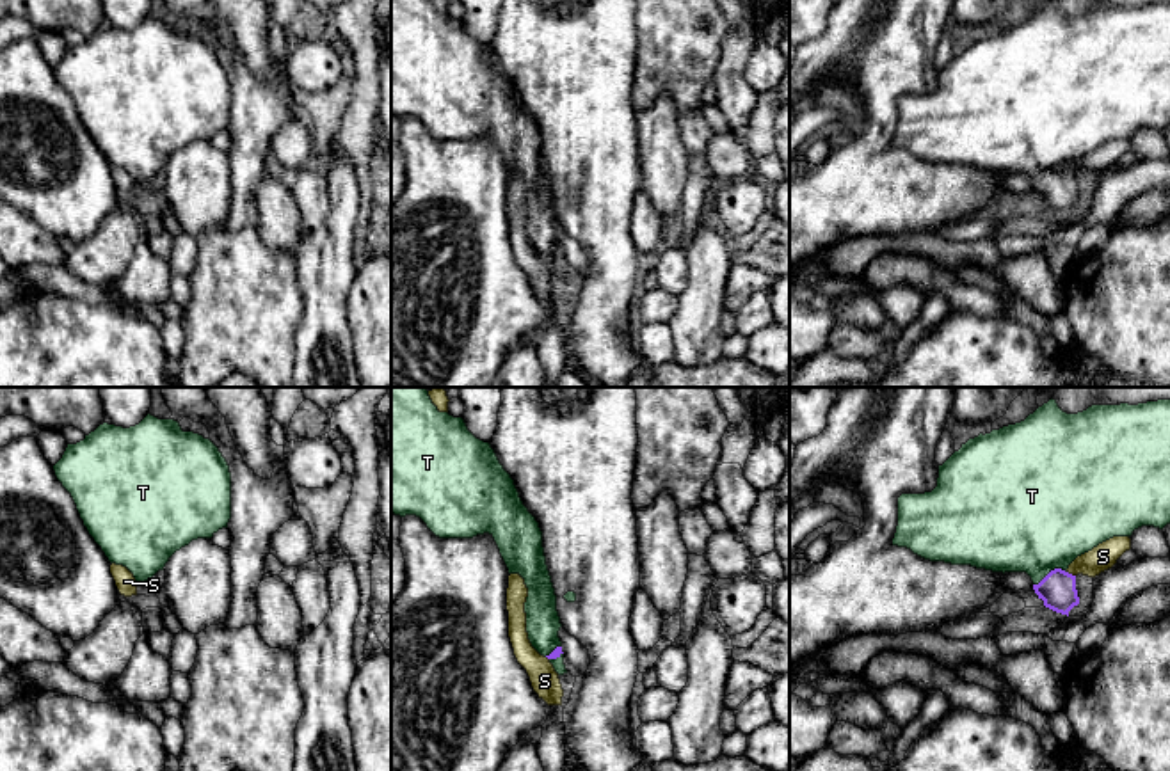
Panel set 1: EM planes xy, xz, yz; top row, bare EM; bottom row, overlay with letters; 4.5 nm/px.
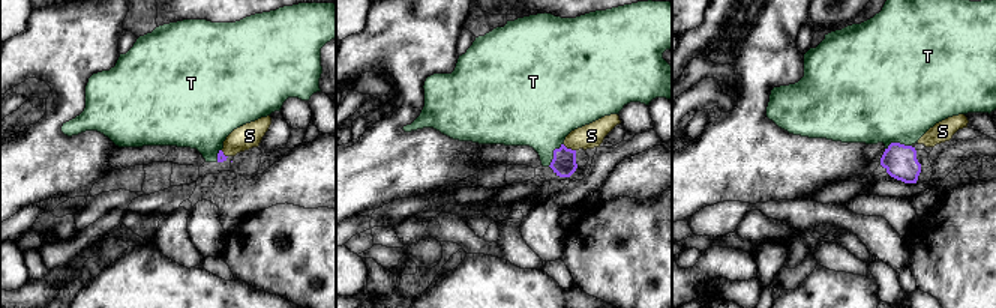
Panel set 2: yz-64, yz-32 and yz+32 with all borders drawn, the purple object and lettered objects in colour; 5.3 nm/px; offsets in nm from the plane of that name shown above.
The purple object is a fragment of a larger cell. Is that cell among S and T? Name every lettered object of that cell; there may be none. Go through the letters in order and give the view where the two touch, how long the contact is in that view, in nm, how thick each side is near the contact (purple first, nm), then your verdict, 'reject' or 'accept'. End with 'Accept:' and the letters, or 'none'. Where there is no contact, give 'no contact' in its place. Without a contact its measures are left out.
S: yz | 50 nm | 160/120 nm | reject
T: yz | 170 nm | 160/500 nm | accept
Accept: T

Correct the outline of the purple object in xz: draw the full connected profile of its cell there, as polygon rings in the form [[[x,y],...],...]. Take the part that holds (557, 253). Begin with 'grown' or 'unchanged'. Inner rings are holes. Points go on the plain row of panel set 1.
grown | [[[391,0],[391,115],[420,119],[439,140],[473,140],[489,135],[509,176],[519,176],[528,190],[525,215],[532,249],[549,261],[558,277],[567,275],[558,240],[562,226],[557,213],[557,197],[546,167],[539,124],[523,107],[514,82],[500,66],[491,46],[477,41],[462,20],[439,14],[430,0]]]

